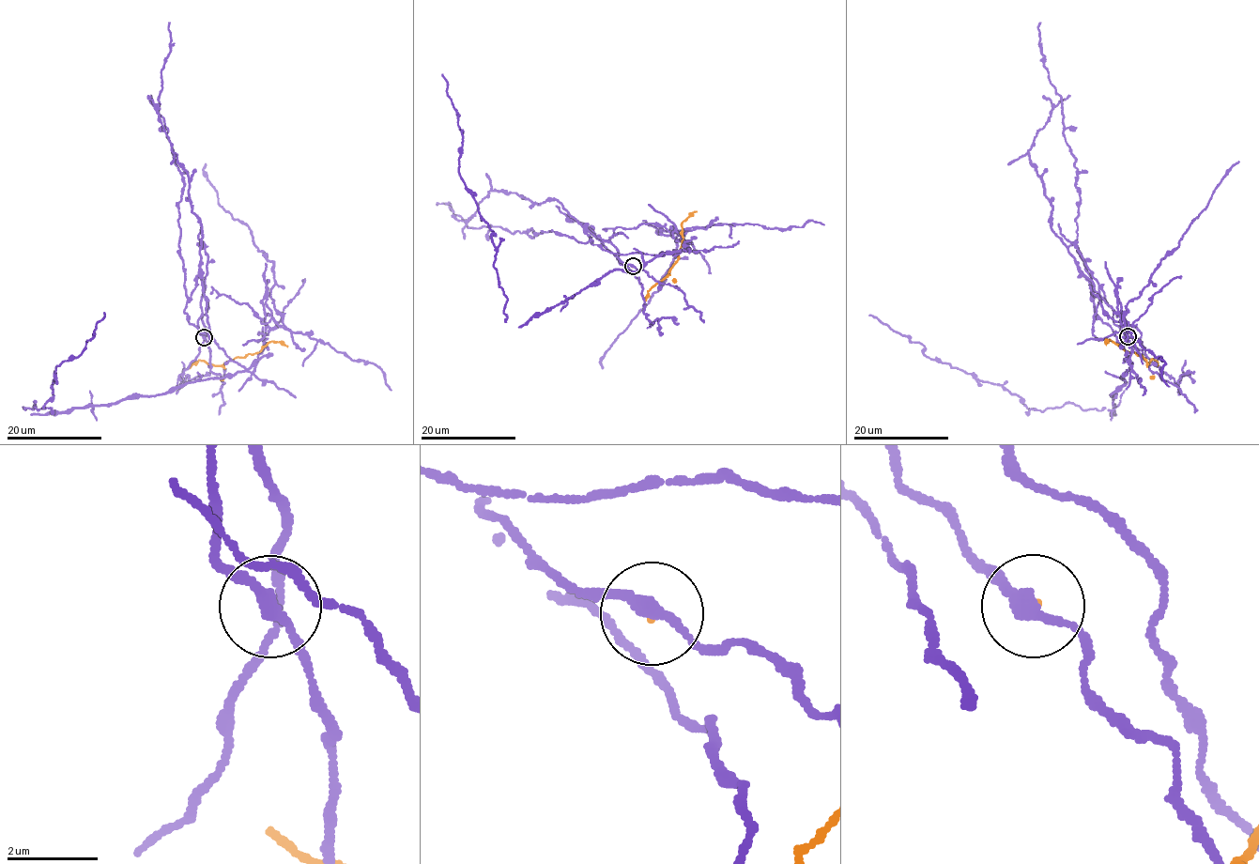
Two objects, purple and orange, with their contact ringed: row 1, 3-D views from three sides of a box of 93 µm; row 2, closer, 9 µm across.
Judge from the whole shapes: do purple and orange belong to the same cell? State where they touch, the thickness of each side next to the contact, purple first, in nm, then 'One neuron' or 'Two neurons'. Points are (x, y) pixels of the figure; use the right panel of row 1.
Place: (1128, 336). Thickness 280 nm (purple) against 30 nm. Two neurons

